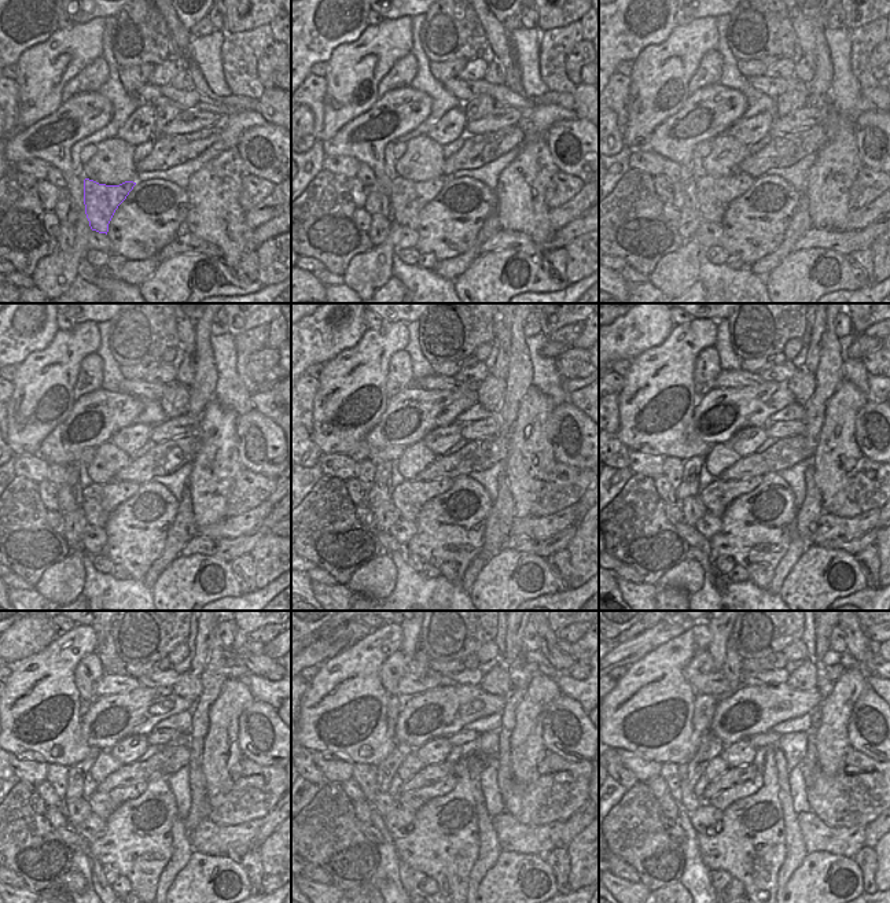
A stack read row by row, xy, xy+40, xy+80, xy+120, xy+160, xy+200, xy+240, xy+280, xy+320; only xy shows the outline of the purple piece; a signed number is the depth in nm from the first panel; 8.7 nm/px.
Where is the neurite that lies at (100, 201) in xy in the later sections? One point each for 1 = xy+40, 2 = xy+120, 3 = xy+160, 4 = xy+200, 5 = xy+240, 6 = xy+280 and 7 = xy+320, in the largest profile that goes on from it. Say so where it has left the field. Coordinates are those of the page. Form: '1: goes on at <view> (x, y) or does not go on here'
1: goes on at xy+40 (408, 198)
2: goes on at xy+120 (98, 501)
3: goes on at xy+160 (409, 496)
4: goes on at xy+200 (716, 497)
5: goes on at xy+240 (102, 804)
6: goes on at xy+280 (414, 800)
7: goes on at xy+320 (721, 800)

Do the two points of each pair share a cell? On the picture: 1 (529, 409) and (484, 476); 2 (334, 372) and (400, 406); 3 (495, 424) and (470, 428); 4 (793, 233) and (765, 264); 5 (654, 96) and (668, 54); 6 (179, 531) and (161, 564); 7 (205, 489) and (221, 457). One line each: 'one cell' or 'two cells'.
1: two cells
2: two cells
3: one cell
4: one cell
5: one cell
6: one cell
7: one cell

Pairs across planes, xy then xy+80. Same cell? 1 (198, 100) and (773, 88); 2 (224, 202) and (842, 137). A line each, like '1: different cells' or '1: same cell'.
1: same cell
2: same cell

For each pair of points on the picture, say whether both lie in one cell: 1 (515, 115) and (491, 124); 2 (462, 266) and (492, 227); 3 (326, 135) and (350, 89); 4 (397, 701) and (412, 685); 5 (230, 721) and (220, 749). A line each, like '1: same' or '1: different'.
1: same
2: same
3: same
4: different
5: same

